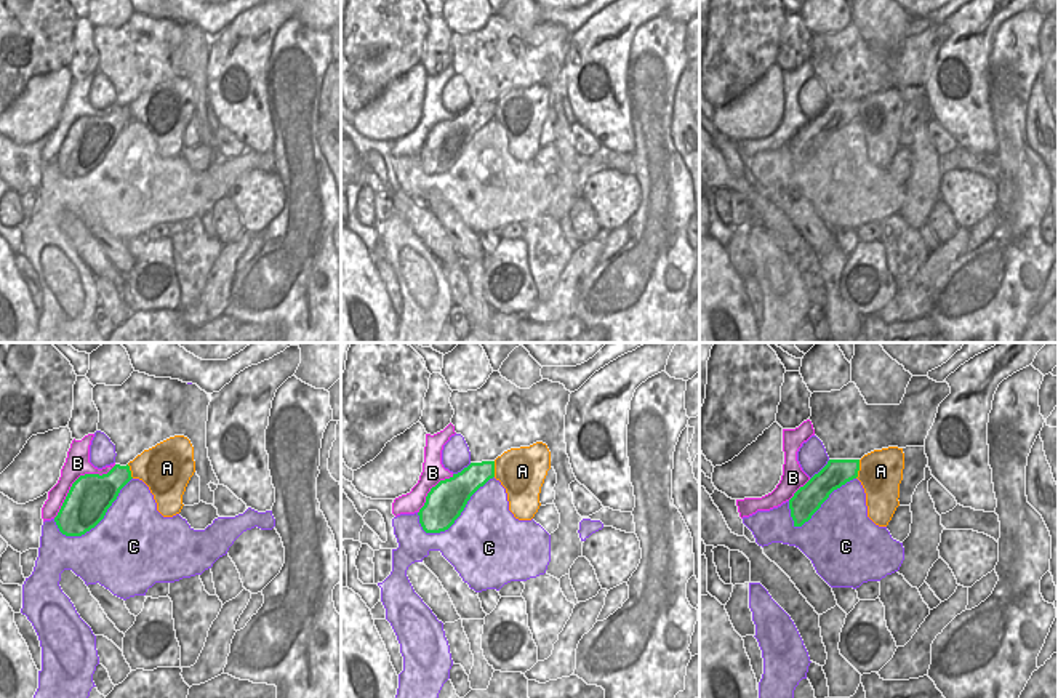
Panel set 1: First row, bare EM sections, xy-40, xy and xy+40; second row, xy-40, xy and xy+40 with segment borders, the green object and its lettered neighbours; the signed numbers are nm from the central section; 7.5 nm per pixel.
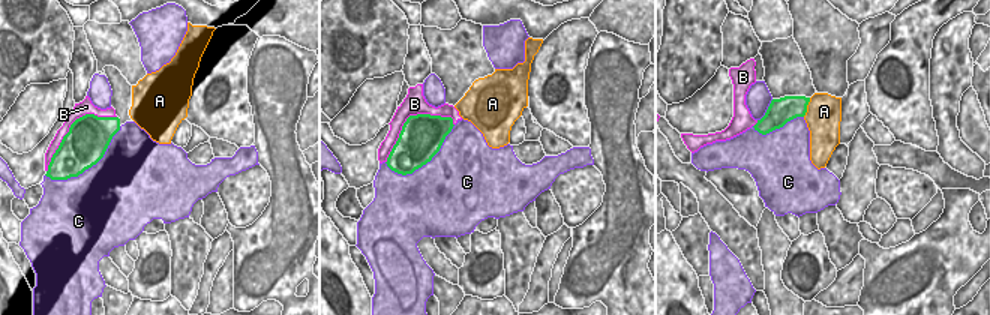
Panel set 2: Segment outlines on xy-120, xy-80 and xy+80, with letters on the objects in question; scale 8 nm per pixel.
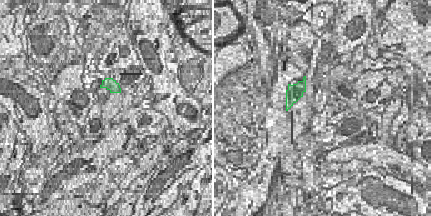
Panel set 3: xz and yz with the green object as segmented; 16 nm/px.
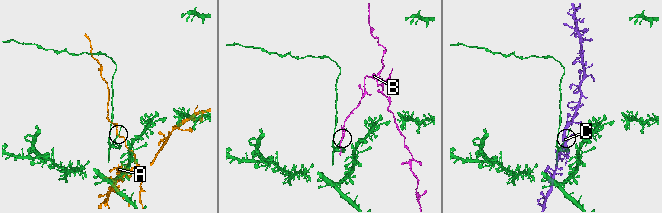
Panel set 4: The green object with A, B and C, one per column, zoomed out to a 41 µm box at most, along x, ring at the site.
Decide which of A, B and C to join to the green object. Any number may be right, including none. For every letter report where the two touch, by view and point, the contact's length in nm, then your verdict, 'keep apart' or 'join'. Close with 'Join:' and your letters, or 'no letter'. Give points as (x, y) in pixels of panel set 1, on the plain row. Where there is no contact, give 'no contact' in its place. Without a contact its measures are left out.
A: contact xy+40 (858, 111); length 150 nm; keep apart
B: contact xy-40 (77, 120); length 650 nm; keep apart
C: contact xy (460, 156); length 700 nm; keep apart
Join: no letter

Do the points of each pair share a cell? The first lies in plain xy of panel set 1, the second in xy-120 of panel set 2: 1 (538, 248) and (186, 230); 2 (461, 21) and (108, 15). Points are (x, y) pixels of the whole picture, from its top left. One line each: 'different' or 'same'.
1: same
2: same

